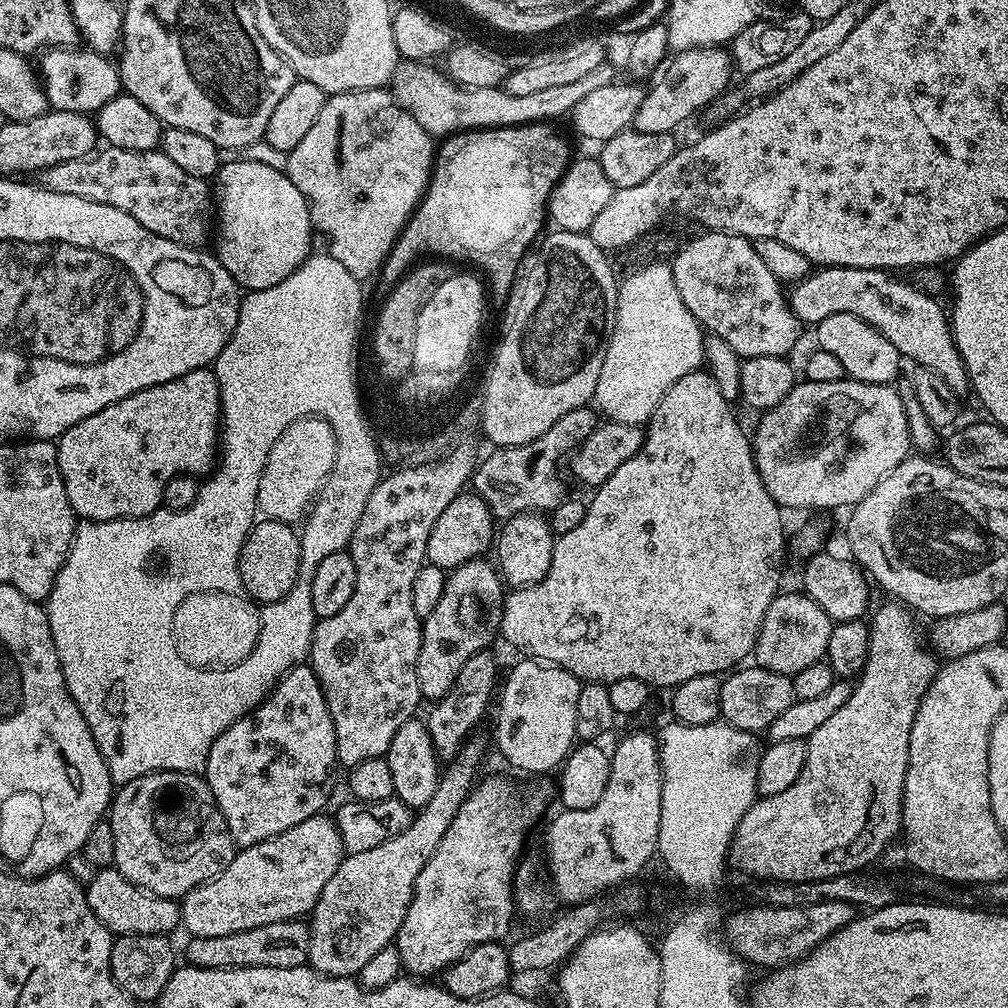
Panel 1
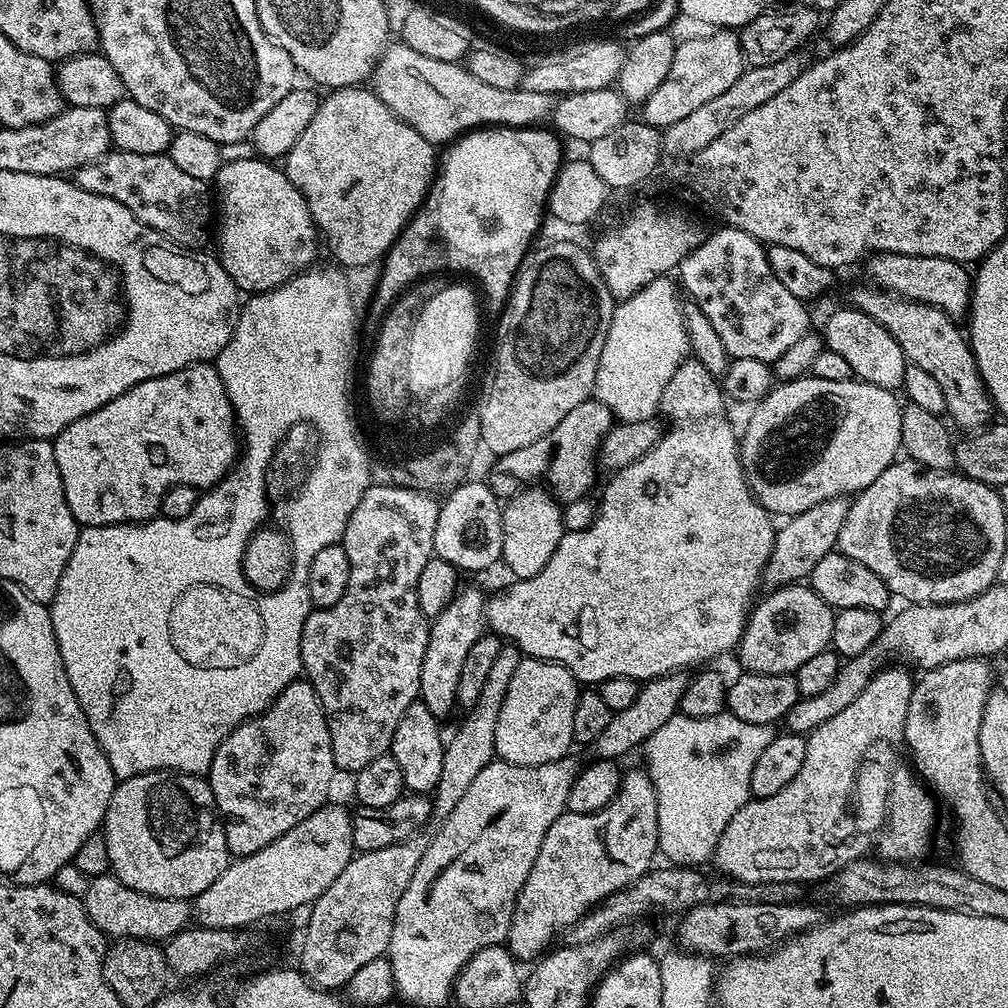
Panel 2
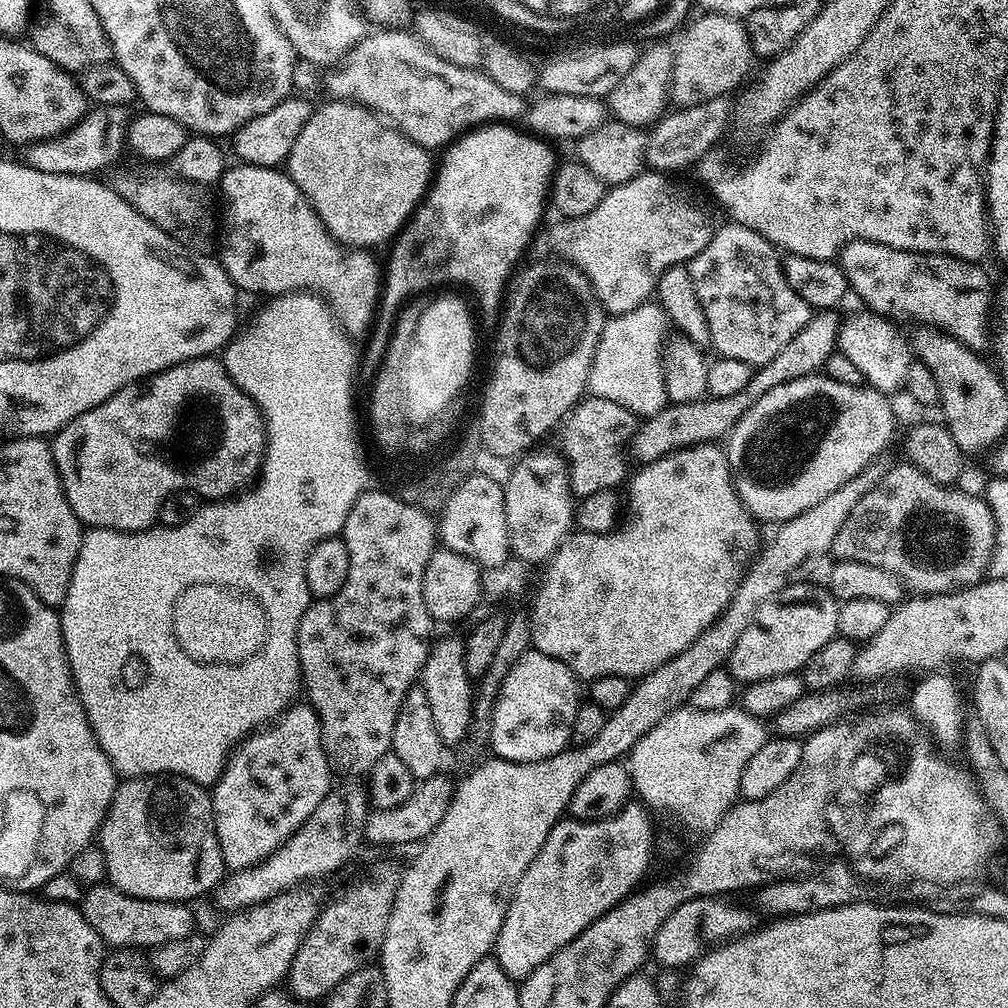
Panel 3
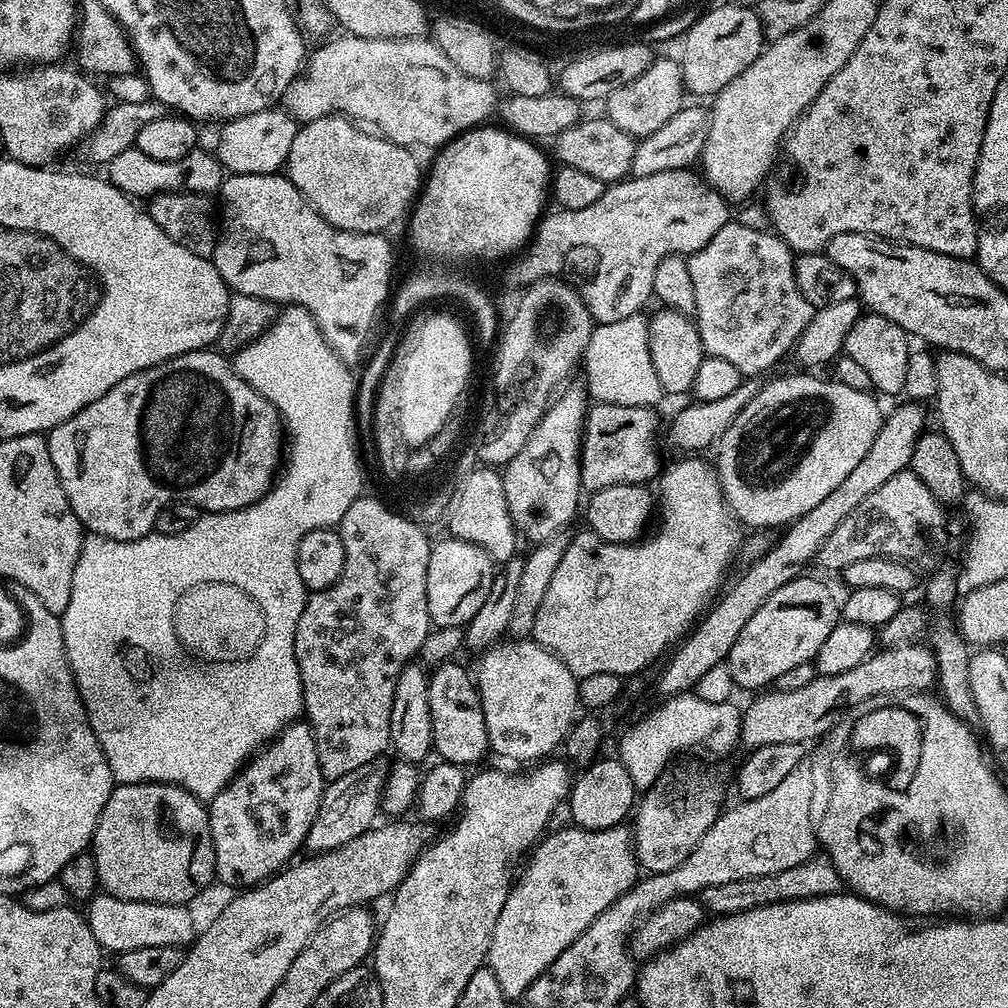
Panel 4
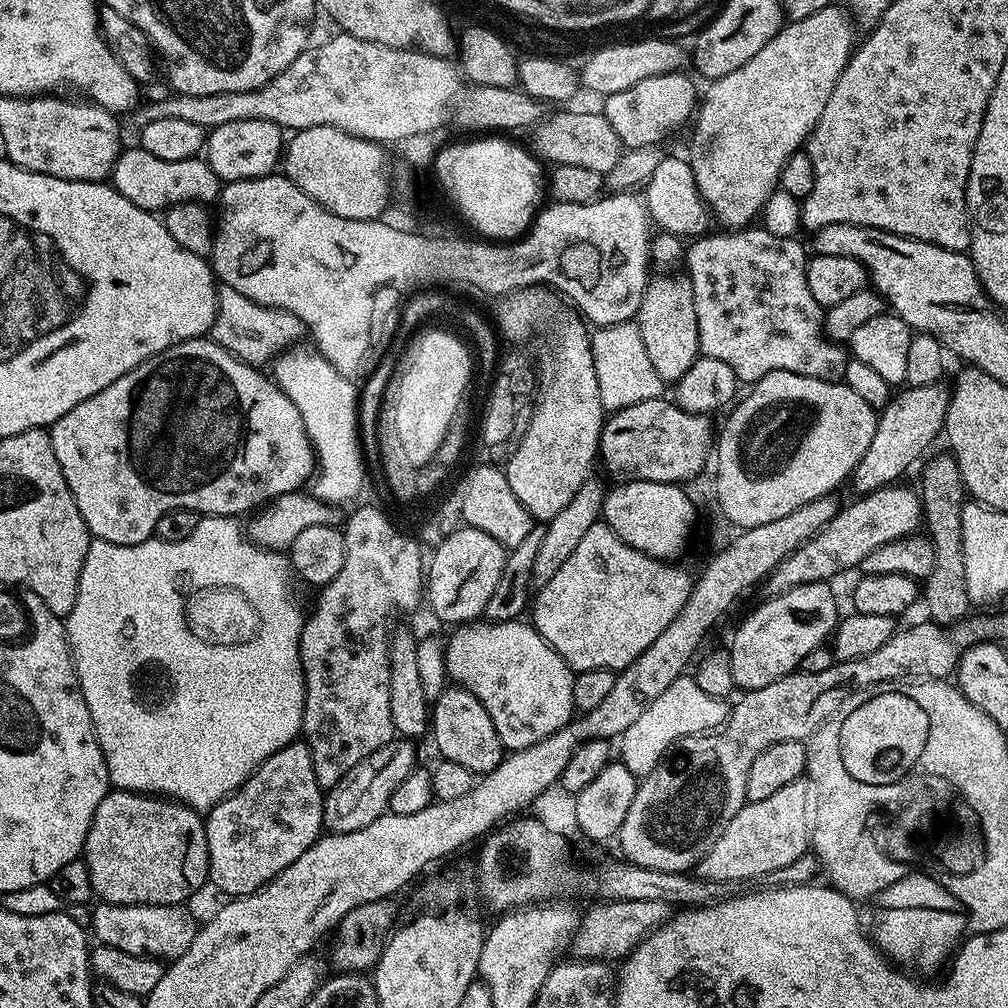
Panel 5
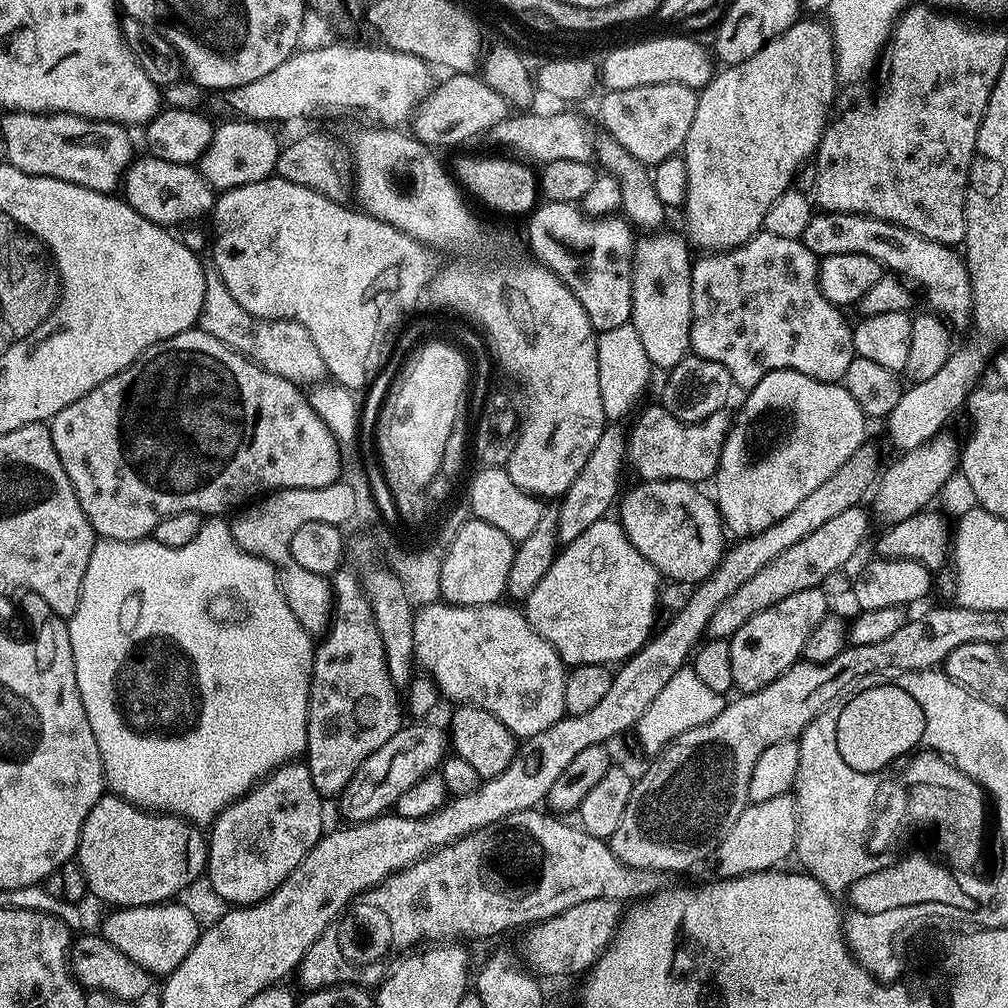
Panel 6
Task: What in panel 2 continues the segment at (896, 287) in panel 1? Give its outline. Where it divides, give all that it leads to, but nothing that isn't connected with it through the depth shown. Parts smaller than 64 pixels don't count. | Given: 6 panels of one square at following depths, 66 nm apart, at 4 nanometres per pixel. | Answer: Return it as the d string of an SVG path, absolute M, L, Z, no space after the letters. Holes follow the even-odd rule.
M867 287L853 290L851 307L862 310L862 314L870 314L874 322L886 326L886 330L894 334L894 342L902 346L907 363L922 366L926 374L934 374L934 382L938 382L942 395L946 397L947 415L952 416L953 425L956 423L960 428L968 428L964 430L985 427L994 416L992 400L984 391L969 337L956 329L957 321L929 304L894 296L883 288Z

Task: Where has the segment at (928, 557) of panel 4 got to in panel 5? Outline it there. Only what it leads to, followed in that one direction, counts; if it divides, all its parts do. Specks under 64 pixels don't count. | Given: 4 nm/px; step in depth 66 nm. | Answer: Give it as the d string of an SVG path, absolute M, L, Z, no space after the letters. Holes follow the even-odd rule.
M889 486L887 488L877 488L875 492L861 495L860 500L853 504L848 504L837 511L836 517L822 528L817 536L812 536L798 550L794 550L786 559L781 562L774 571L763 581L762 588L768 596L777 596L790 590L792 587L802 586L804 583L822 583L831 581L831 576L836 576L839 572L844 572L847 568L859 569L862 558L870 554L870 550L878 550L878 546L886 546L886 542L901 540L903 536L913 535L921 527L922 511L921 497L915 491L913 493L908 488L901 486Z

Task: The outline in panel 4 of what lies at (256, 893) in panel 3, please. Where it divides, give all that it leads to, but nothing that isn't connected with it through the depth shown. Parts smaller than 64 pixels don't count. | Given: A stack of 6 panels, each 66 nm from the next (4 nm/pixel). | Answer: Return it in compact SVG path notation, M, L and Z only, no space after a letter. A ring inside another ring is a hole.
M380 762L367 764L342 778L331 781L325 787L322 802L318 806L318 814L310 826L310 834L306 841L309 853L332 852L338 846L346 846L346 842L364 835L377 823L380 795L384 789L384 779L388 776L388 768L382 765Z

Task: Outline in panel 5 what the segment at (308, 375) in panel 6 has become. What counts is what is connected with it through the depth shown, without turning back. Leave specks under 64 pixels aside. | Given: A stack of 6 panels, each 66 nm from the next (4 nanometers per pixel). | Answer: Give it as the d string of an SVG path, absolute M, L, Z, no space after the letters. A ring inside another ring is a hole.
M217 283L216 293L218 294L218 310L212 323L210 339L212 343L222 346L230 354L234 354L244 364L253 366L264 366L275 361L281 352L299 345L300 338L304 338L306 329L302 321L290 310L262 306L246 294L238 294L234 286L226 286ZM268 360L268 361L267 361Z

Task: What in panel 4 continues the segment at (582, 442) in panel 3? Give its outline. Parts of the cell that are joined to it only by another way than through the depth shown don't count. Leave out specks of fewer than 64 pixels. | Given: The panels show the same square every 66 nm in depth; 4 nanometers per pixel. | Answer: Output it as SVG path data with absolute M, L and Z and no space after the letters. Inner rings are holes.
M593 403L588 409L588 416L584 420L584 440L580 443L580 483L585 493L591 494L598 490L606 490L606 486L630 486L631 484L647 485L648 480L655 481L662 471L660 452L656 449L656 431L661 431L662 420L656 417L655 407L643 408L642 406L614 406L613 404Z

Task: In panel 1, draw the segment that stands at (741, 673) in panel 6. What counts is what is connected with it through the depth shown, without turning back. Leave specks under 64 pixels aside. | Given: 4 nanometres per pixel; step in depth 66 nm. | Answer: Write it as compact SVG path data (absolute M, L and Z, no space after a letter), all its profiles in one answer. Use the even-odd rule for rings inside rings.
M781 591L774 602L770 602L760 623L754 649L755 663L780 675L796 676L798 670L806 670L806 666L814 666L814 662L827 657L833 623L826 610L822 610L822 606L804 595L803 591Z

